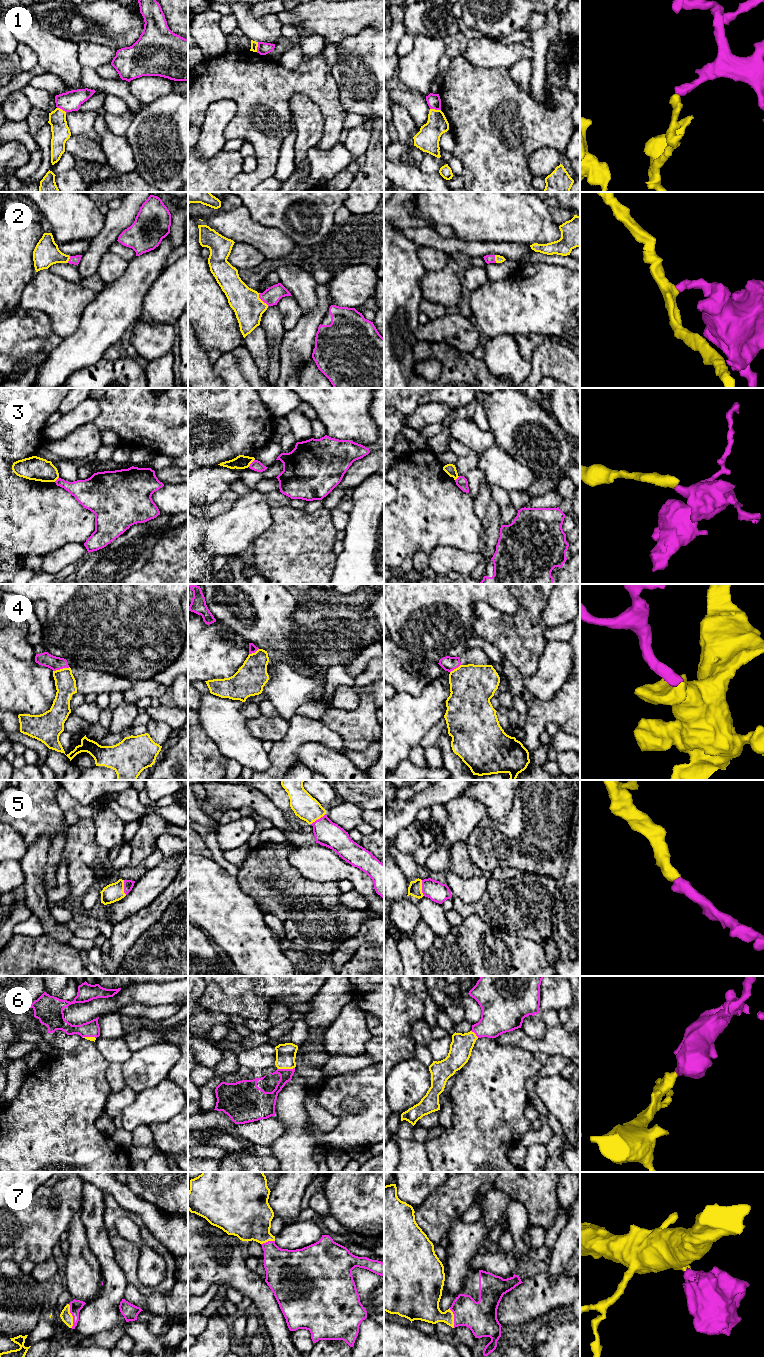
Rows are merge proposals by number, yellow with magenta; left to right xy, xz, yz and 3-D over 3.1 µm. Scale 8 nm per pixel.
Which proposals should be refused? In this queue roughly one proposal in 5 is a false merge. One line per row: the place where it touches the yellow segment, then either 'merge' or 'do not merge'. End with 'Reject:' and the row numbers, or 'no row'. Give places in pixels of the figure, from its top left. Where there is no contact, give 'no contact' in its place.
1: contact yz (434, 109); do not merge
2: contact xz (261, 300); merge
3: contact xz (251, 462); do not merge
4: contact xy (61, 669); do not merge
5: contact yz (421, 888); merge
6: contact xz (286, 1068); merge
7: contact xy (72, 1316); merge
Reject: 1, 3, 4

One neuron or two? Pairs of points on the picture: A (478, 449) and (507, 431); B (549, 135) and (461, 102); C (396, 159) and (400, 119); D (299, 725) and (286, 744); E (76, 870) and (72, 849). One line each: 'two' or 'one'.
A: two
B: one
C: two
D: one
E: two

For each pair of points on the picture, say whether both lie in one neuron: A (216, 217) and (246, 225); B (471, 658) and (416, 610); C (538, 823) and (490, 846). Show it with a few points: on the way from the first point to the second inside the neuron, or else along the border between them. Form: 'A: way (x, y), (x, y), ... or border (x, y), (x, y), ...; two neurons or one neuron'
A: way (223, 222), (239, 225); one neuron
B: border (467, 649), (460, 657); two neurons
C: way (526, 835), (521, 840), (502, 843); one neuron

